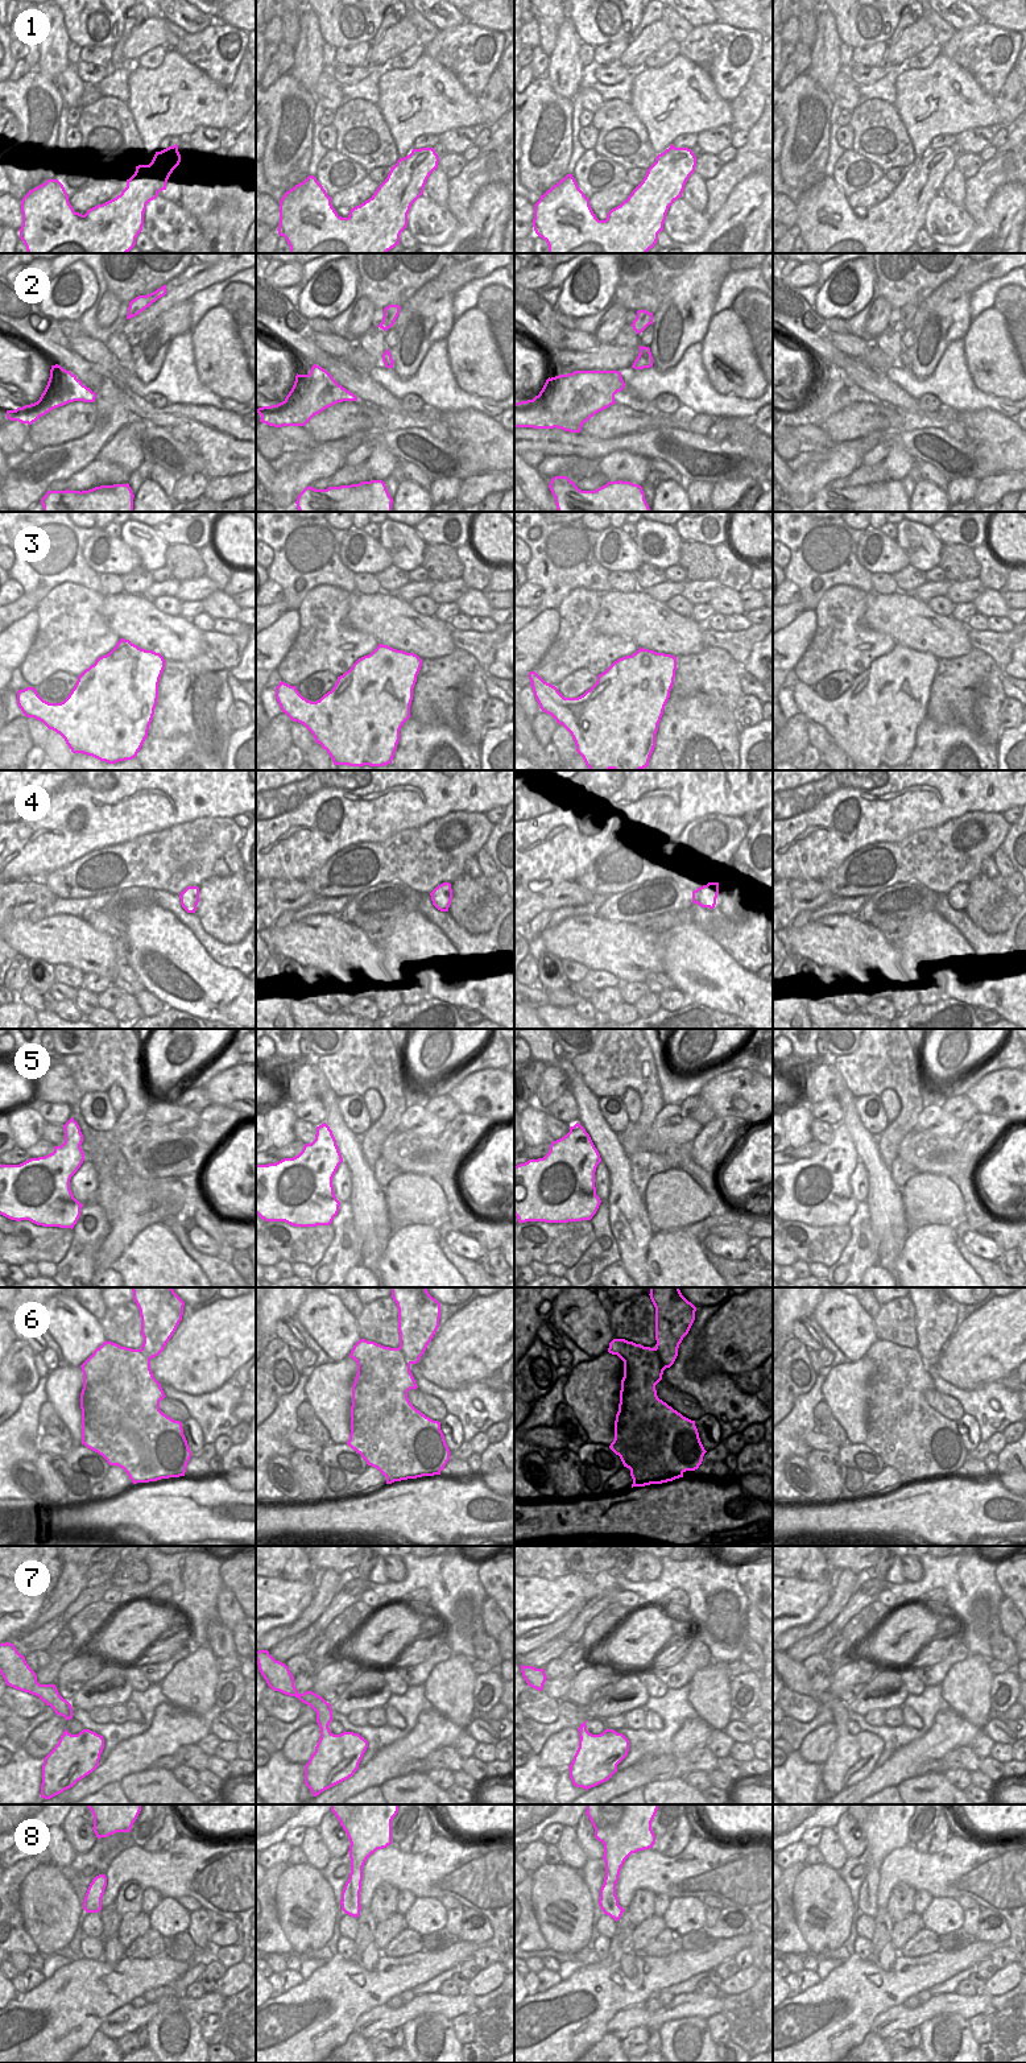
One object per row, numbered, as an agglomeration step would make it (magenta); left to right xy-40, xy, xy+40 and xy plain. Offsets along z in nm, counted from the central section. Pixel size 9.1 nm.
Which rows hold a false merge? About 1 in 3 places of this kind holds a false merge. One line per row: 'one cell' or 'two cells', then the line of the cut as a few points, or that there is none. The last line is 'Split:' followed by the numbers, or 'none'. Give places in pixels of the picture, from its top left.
1: one cell | no cut
2: one cell | no cut
3: one cell | no cut
4: one cell | no cut
5: one cell | no cut
6: two cells | xy+40 (656, 1347), (665, 1368)
7: one cell | no cut
8: one cell | no cut
Split: 6

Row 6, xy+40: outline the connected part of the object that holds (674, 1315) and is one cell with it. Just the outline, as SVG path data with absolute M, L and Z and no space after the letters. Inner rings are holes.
M650 1287L649 1295L655 1307L655 1348L666 1369L678 1356L679 1344L695 1320L696 1307L682 1295L679 1287Z

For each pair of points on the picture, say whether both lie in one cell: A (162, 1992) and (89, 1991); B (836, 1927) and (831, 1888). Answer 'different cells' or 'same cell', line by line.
A: different cells
B: same cell

